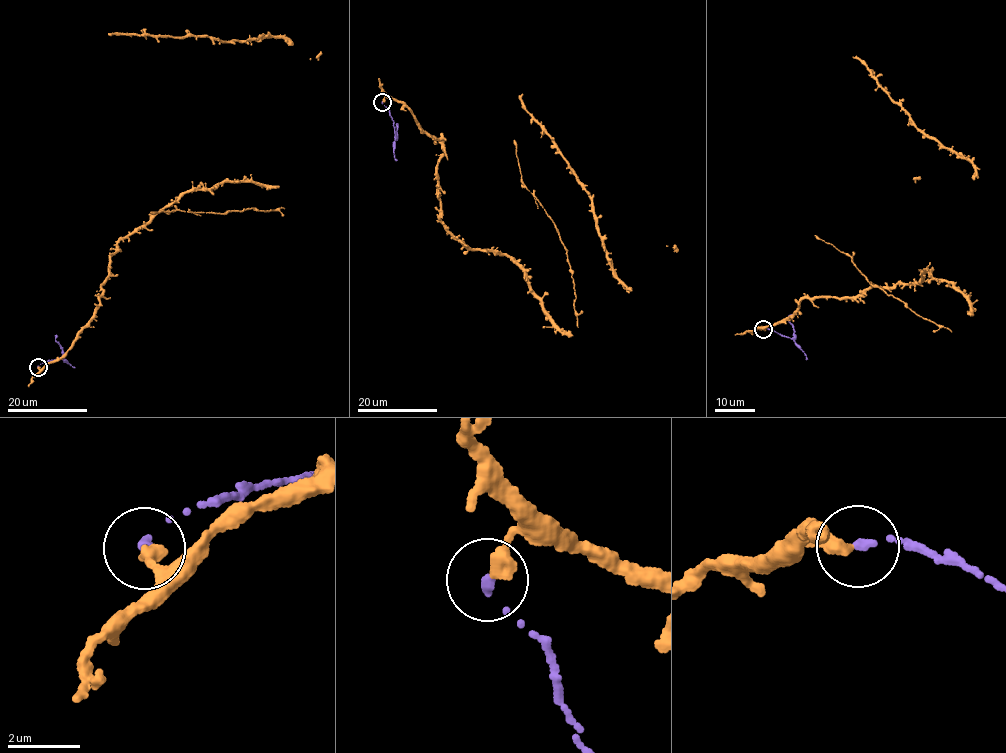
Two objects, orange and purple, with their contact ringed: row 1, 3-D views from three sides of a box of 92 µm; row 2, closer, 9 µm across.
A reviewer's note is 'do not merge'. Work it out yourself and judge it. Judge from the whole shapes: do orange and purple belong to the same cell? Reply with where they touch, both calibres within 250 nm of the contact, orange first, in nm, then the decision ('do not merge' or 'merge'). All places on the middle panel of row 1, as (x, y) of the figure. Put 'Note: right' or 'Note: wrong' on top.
Note: right
at (382, 102); 400 nm thick on the orange side, 240 nm on the other; do not merge

